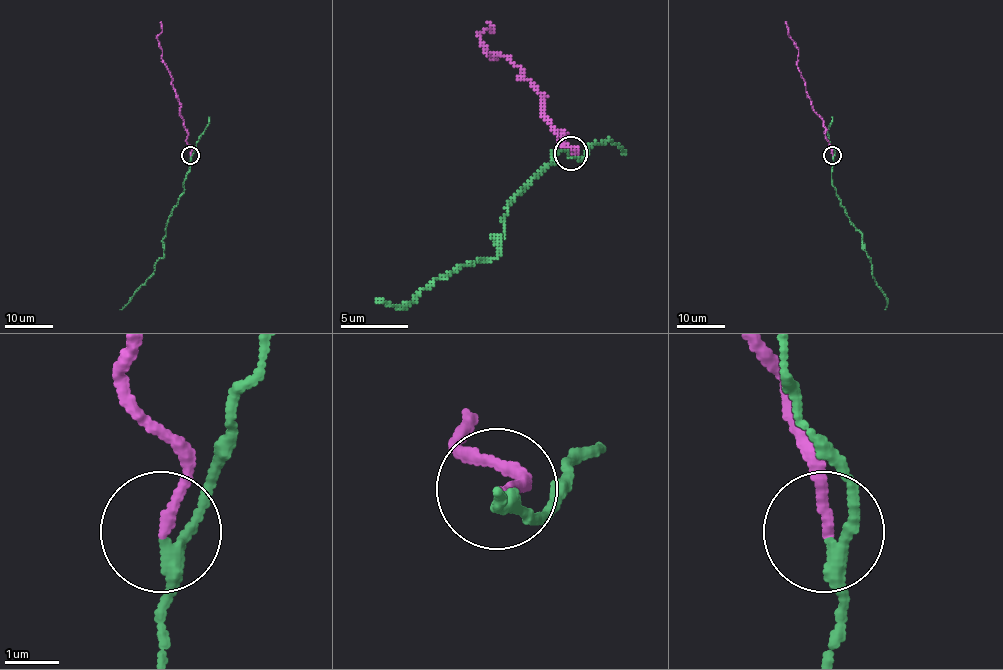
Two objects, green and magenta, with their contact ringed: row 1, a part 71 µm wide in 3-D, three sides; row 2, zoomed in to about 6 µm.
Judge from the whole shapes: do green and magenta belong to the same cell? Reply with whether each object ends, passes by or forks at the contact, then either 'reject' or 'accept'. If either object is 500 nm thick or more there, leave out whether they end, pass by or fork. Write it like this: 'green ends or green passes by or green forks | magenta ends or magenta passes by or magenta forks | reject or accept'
green passes by | magenta ends | reject

